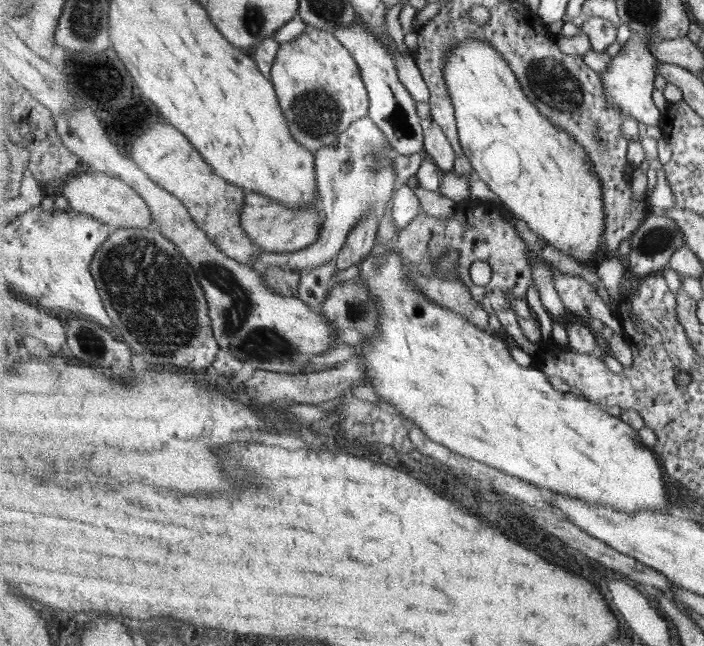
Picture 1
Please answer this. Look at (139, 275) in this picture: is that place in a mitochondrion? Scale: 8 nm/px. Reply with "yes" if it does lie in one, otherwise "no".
yes

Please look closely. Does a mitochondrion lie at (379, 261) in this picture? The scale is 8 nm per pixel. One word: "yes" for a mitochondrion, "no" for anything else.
yes

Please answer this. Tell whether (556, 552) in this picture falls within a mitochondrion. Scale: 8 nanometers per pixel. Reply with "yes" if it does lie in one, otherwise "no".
yes

